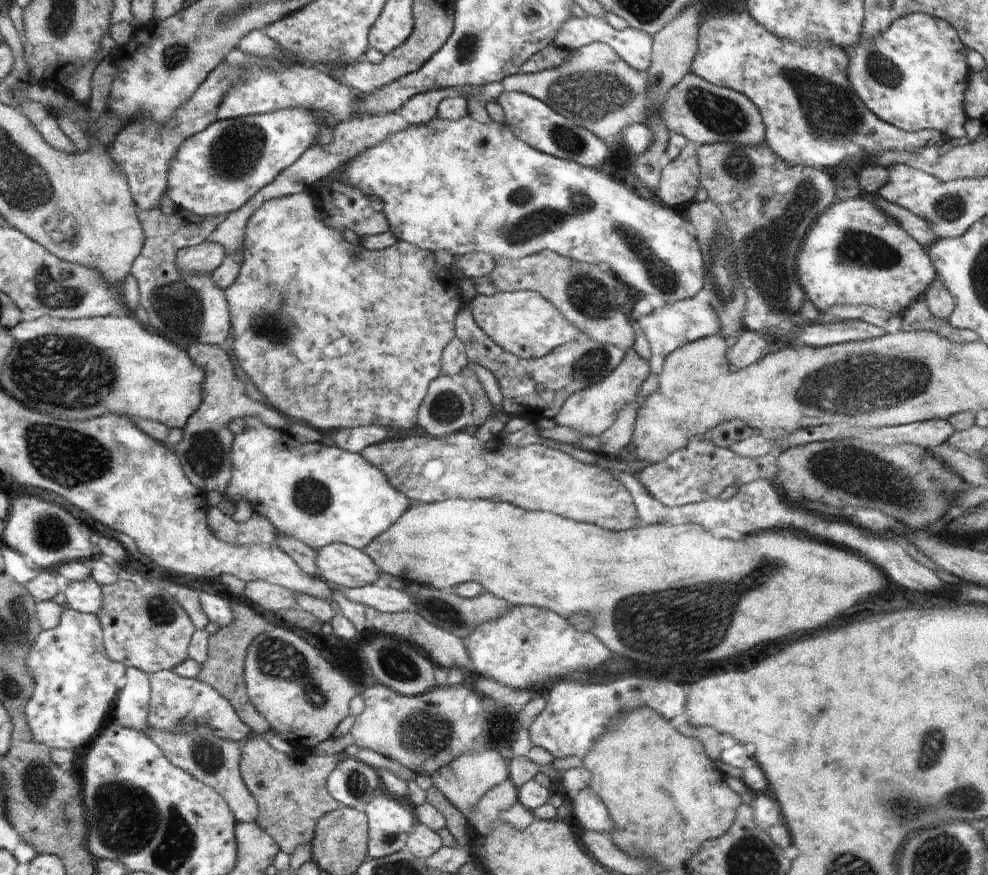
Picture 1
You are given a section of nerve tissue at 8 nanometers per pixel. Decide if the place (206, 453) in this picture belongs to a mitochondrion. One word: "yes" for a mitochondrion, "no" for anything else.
yes

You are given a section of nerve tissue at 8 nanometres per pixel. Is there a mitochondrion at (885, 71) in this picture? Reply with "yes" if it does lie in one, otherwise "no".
yes

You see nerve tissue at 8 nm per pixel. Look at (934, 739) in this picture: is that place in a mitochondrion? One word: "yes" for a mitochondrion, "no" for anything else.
yes

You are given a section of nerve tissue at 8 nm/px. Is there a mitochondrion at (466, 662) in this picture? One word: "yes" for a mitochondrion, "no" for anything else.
no

